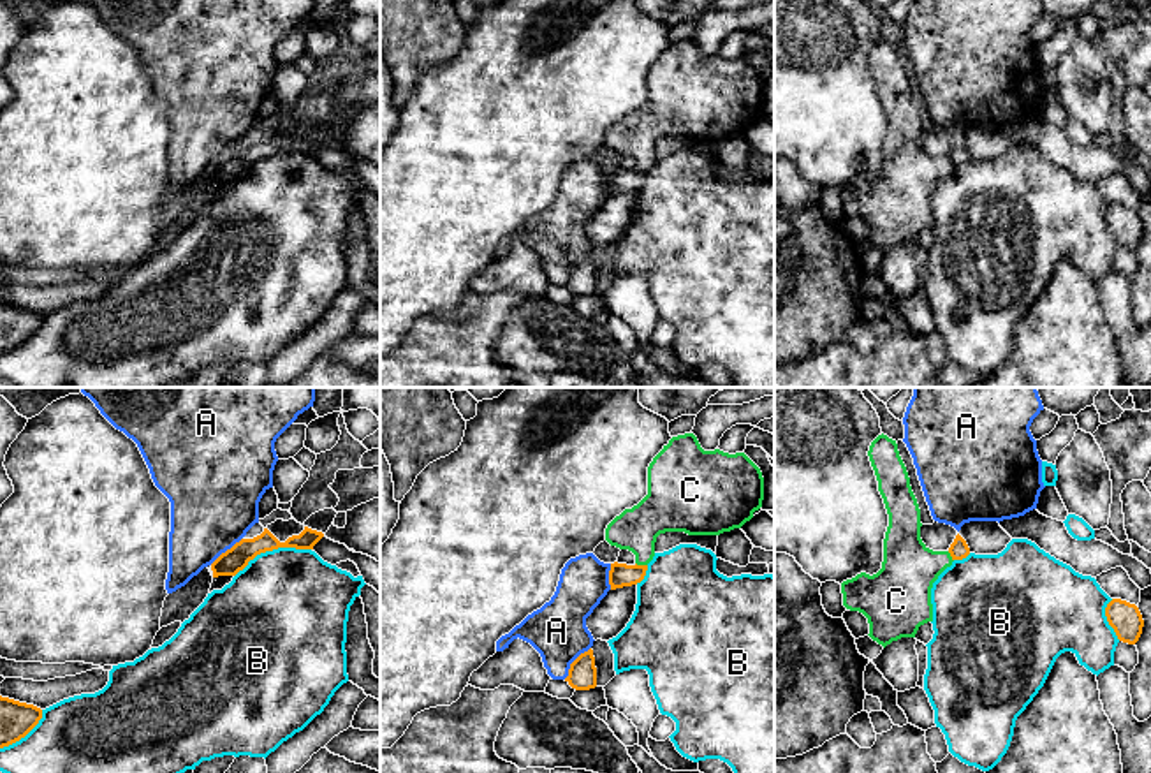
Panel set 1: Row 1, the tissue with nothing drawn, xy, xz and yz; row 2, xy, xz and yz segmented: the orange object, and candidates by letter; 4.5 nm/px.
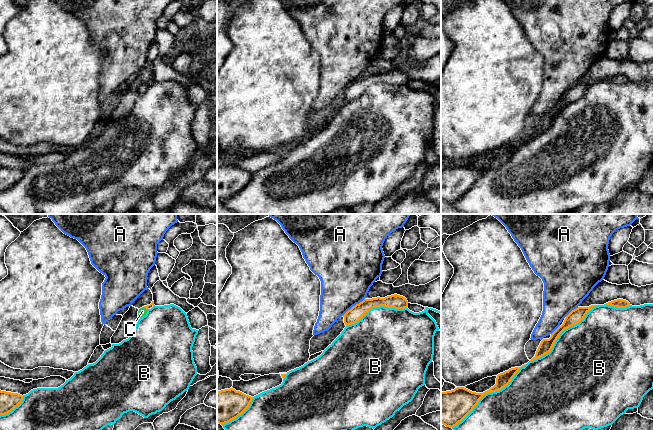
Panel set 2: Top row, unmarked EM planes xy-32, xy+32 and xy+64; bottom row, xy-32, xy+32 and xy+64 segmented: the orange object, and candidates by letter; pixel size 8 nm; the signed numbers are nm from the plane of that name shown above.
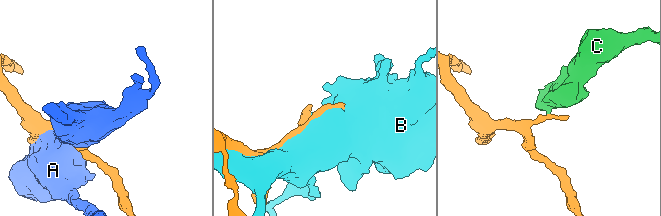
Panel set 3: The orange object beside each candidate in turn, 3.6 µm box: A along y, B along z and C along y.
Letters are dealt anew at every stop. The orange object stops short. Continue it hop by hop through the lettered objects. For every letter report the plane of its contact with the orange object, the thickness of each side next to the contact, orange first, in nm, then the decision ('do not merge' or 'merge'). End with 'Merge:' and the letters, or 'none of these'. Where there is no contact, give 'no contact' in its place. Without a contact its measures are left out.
A: contact in xz; calibres 130 and 260 nm; do not merge
B: contact in xy; calibres 110 and 500 nm; do not merge
C: contact in xz; calibres 110 and 200 nm; do not merge
Merge: none of these

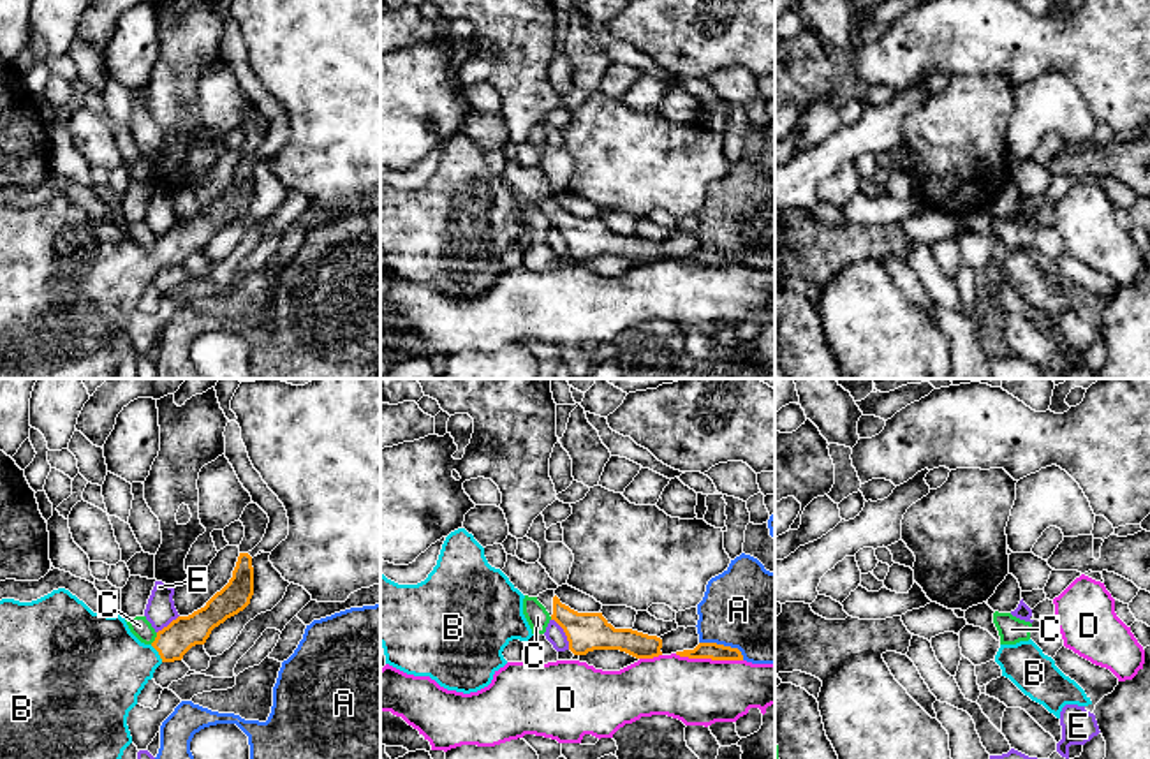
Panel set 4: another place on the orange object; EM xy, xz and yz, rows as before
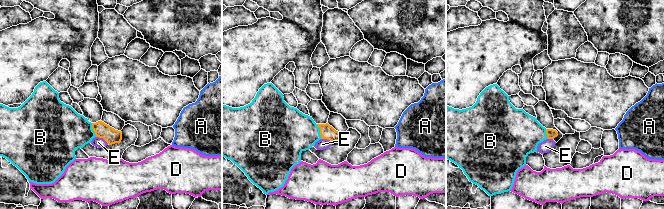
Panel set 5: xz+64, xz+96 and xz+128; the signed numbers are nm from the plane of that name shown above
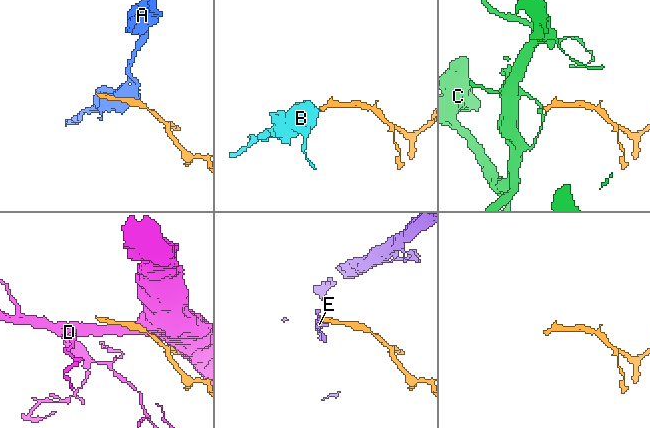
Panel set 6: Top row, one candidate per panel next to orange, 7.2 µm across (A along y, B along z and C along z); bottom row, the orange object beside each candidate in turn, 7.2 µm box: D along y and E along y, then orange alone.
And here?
A: contact in xz; calibres 80 and 400 nm; do not merge
B: contact in xy; calibres 160 and 380 nm; merge
C: contact in xy; calibres 160 and 90 nm; do not merge
D: contact in xz; calibres 80 and 300 nm; do not merge
E: contact in xz; calibres 180 and 90 nm; do not merge
Merge: B

